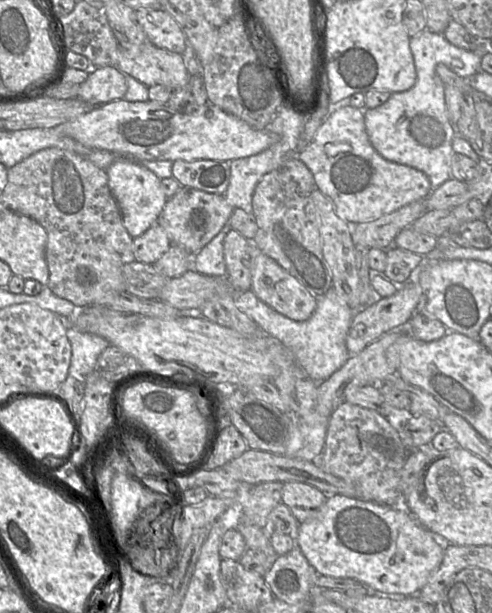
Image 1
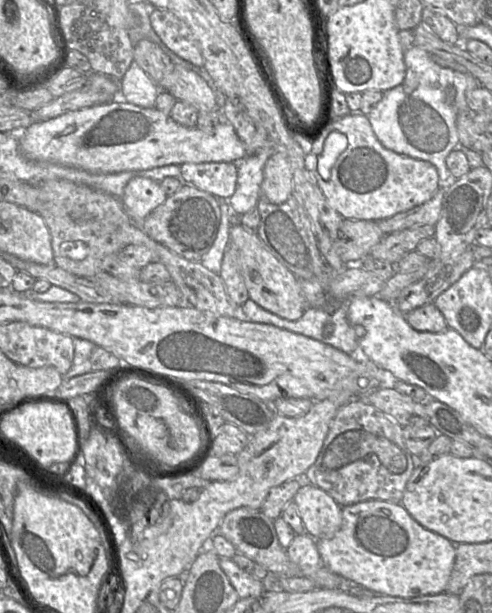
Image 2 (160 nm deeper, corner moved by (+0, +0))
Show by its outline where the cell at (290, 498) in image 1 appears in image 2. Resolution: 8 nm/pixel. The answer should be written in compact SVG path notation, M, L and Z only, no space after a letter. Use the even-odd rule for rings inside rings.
M303 482L293 501L305 531L315 540L332 537L342 526L342 507L324 490Z

